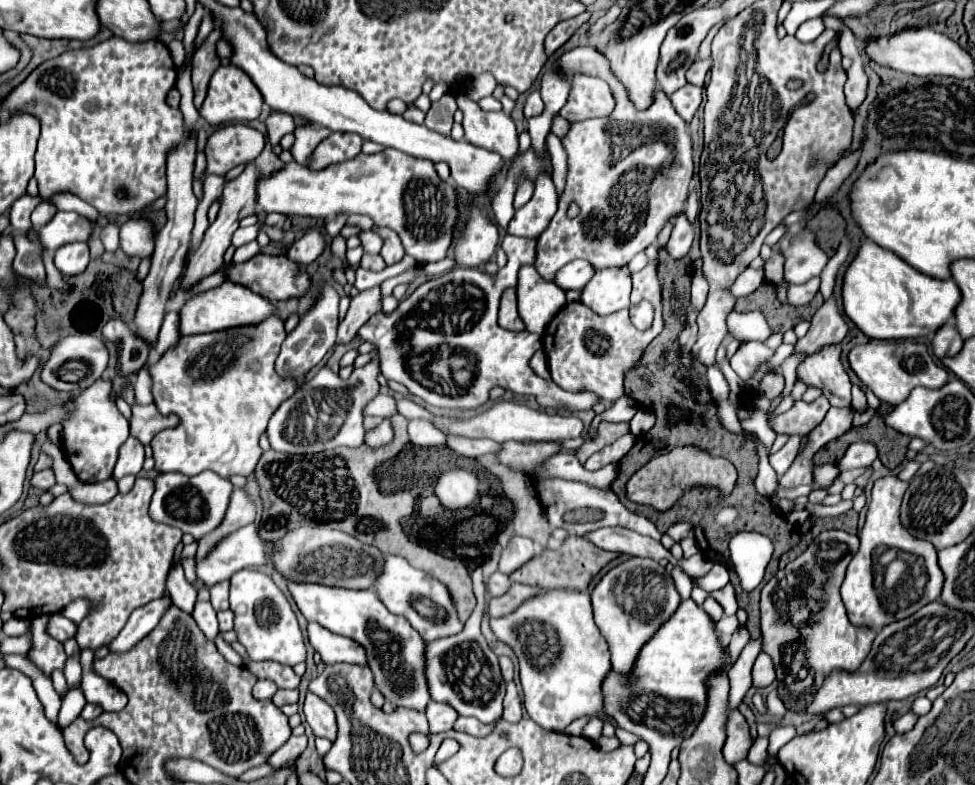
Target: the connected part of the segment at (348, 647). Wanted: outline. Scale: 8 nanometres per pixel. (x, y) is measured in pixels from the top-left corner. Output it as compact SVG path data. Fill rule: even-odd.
M309 623L307 629L309 629L309 643L315 647L315 651L321 653L321 659L325 663L329 665L351 663L369 667L365 647L361 647L357 641L343 635L335 635L317 623Z

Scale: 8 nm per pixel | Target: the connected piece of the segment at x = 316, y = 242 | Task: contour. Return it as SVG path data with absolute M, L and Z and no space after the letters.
M309 231L307 235L295 241L293 249L287 251L287 257L299 265L309 265L319 257L319 253L323 253L323 249L325 249L323 237L317 231Z

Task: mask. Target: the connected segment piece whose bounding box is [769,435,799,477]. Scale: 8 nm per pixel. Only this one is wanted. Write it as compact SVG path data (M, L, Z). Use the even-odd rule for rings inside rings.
M791 435L789 441L787 441L777 453L773 453L773 455L769 457L771 467L777 471L779 477L791 467L793 459L795 459L795 455L797 455L797 449L799 449L799 435Z

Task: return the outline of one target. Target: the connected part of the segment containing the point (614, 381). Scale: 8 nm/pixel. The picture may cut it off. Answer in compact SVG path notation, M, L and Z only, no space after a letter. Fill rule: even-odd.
M651 261L637 273L631 273L633 291L631 291L631 305L641 301L649 301L655 309L653 325L645 331L639 331L631 319L629 309L611 313L607 317L599 317L597 313L583 313L581 303L567 303L557 317L549 323L549 329L543 333L543 349L547 353L551 379L567 391L593 391L603 401L613 403L625 395L625 375L631 369L637 369L647 345L661 333L663 329L663 315L661 315L661 283L657 279L657 261ZM603 337L603 343L597 341Z

